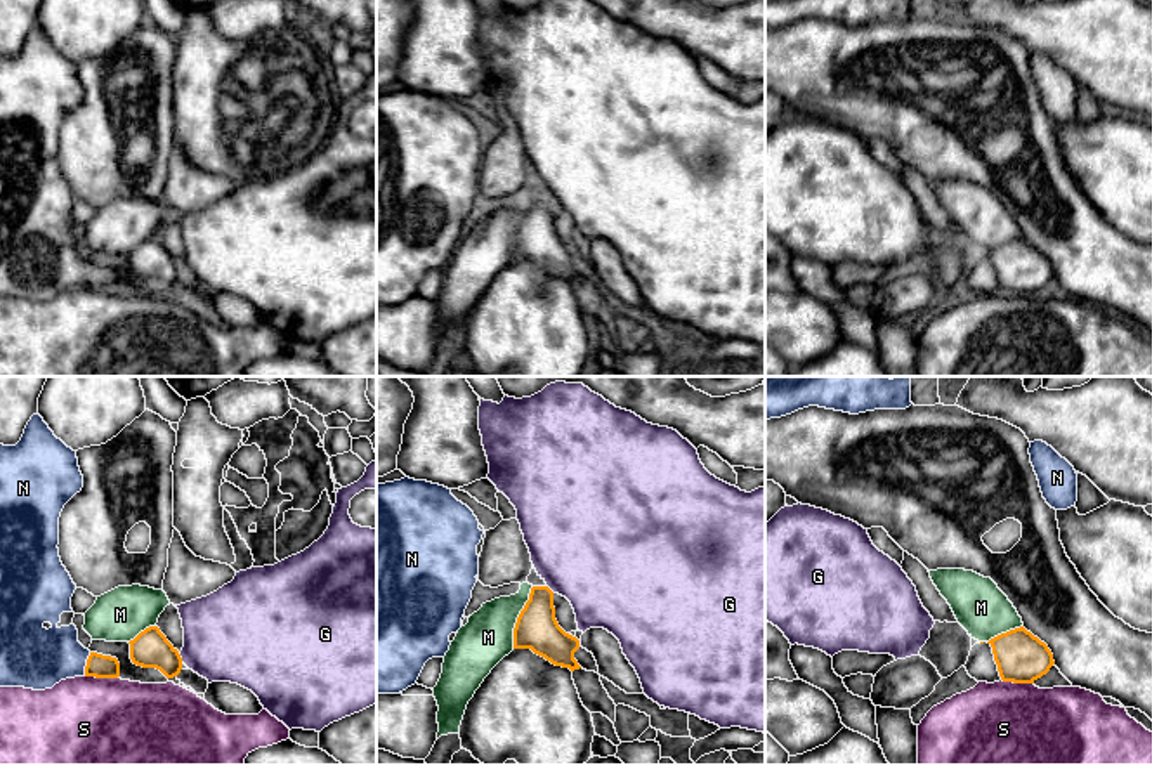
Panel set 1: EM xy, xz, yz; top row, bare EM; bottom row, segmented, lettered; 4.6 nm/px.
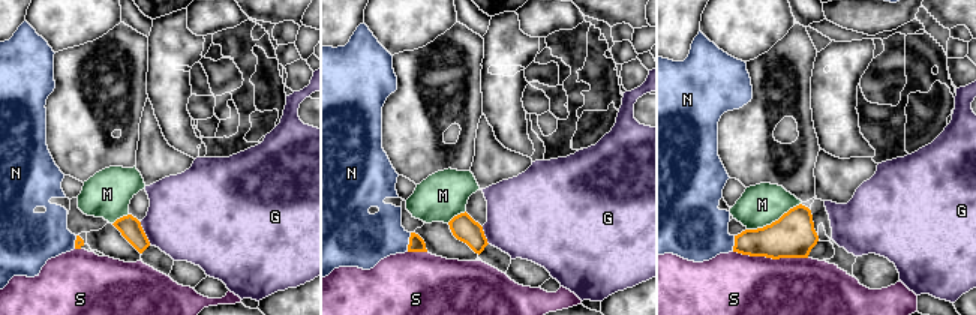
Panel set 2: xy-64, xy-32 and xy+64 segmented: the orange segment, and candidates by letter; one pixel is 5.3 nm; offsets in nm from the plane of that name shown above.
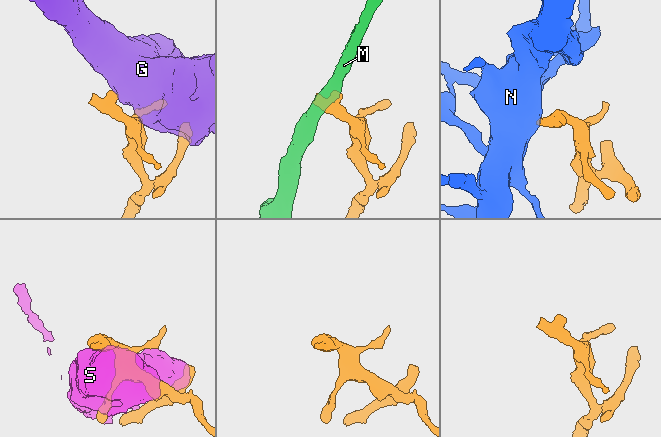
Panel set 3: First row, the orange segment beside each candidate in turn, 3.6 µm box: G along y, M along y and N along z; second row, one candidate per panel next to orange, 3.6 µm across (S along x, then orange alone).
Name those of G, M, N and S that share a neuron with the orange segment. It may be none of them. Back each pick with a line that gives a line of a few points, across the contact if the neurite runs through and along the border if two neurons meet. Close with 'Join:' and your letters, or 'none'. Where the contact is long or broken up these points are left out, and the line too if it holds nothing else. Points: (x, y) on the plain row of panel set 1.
N: line xy (101, 278), (87, 276), (68, 269), (35, 269)
Join: N

